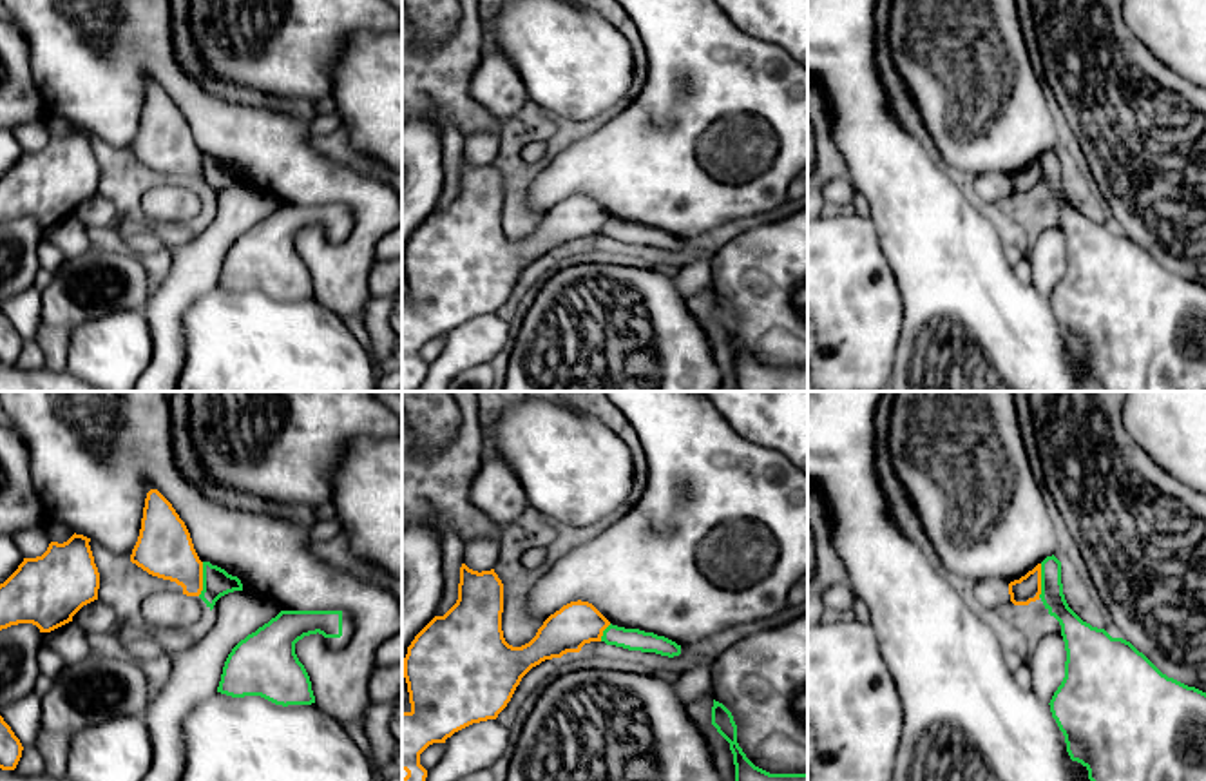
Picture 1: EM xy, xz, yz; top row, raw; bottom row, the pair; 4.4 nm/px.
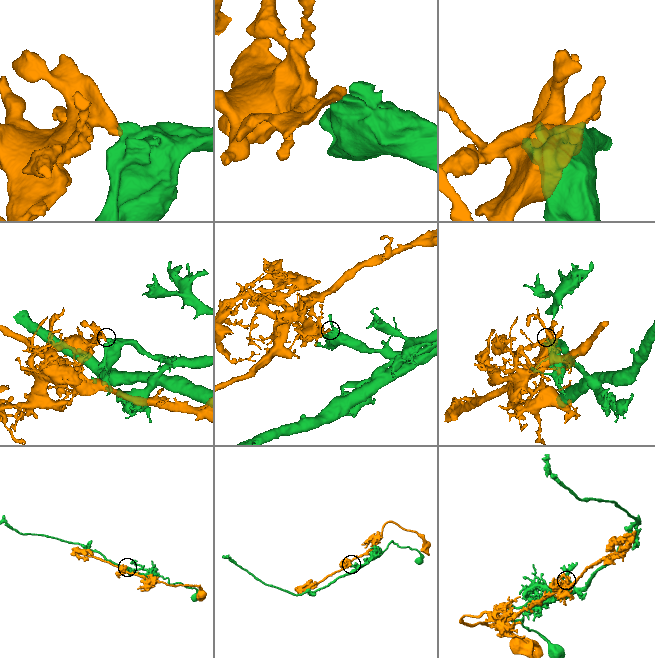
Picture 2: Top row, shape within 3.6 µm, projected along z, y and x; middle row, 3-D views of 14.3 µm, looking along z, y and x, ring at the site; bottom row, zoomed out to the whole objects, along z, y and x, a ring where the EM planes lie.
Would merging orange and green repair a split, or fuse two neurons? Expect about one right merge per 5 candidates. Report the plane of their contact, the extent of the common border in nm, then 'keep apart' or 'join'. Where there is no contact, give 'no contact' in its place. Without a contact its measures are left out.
xy | 150 nm | keep apart

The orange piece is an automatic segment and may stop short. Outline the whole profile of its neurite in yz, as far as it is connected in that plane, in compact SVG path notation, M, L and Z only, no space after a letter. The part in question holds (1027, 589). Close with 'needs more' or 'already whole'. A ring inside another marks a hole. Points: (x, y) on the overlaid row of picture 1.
M1041 564L1029 571L1019 580L1009 583L1010 602L1014 605L1029 605L1039 600L1041 594Z; already whole

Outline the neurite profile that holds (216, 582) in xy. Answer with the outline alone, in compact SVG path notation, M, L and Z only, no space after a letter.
M203 562L203 591L199 598L212 611L215 602L234 591L243 591L243 583L237 576L228 574L225 569Z

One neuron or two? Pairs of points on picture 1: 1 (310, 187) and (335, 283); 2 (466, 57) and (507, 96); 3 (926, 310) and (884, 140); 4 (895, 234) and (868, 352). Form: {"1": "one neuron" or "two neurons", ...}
{"1": "one neuron", "2": "two neurons", "3": "one neuron", "4": "two neurons"}

